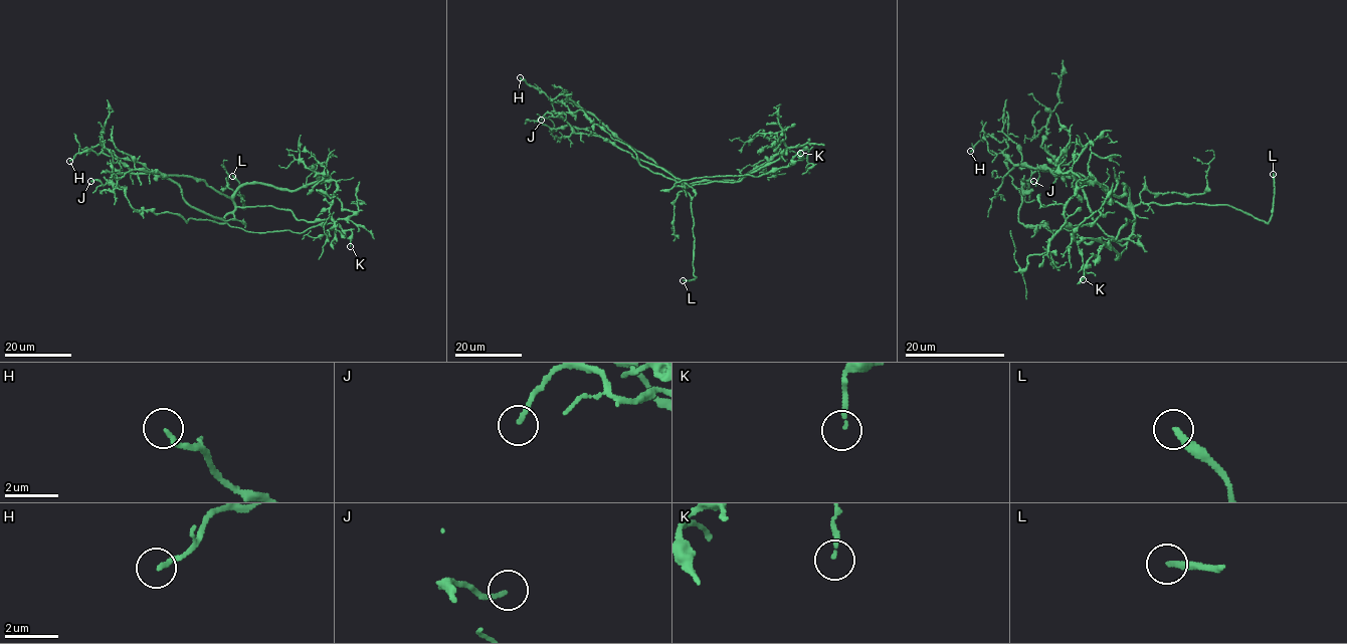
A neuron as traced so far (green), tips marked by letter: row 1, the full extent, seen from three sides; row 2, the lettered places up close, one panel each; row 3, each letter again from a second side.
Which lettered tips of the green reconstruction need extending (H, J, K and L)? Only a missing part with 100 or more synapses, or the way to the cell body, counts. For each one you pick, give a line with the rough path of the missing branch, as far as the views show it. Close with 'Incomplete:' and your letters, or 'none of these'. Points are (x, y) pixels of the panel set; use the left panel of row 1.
L: course (232, 176), (224, 149), (229, 111), (220, 99), (219, 85), (211, 82), (214, 81)
Incomplete: L

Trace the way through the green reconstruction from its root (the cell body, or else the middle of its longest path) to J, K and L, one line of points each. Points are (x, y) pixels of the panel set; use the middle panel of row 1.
J: (685, 187), (682, 181), (660, 168), (636, 159), (599, 137), (576, 133), (559, 116), (547, 113), (541, 120)
K: (685, 187), (675, 184), (706, 176), (758, 176), (787, 167), (801, 159), (800, 153)
L: (685, 187), (691, 200), (693, 267), (696, 277), (683, 280)

